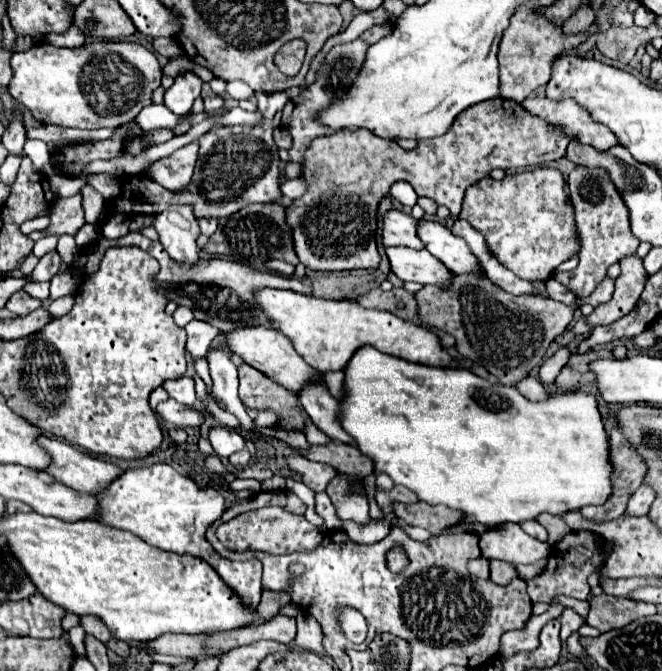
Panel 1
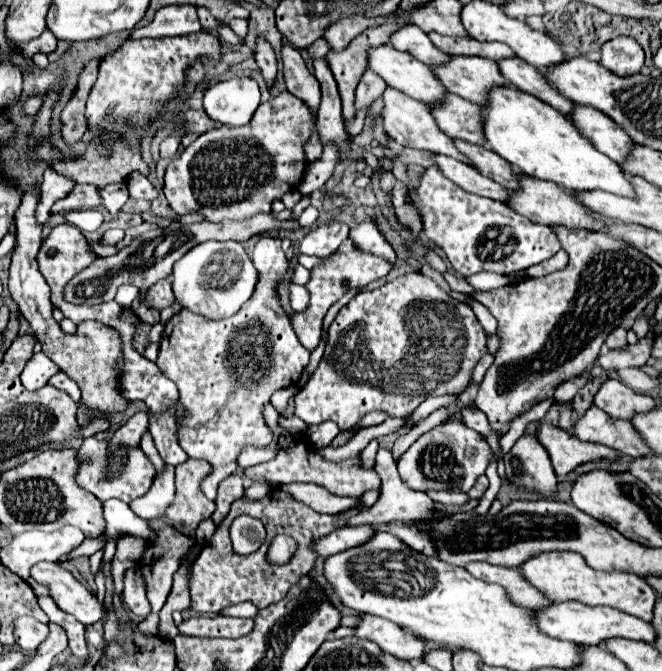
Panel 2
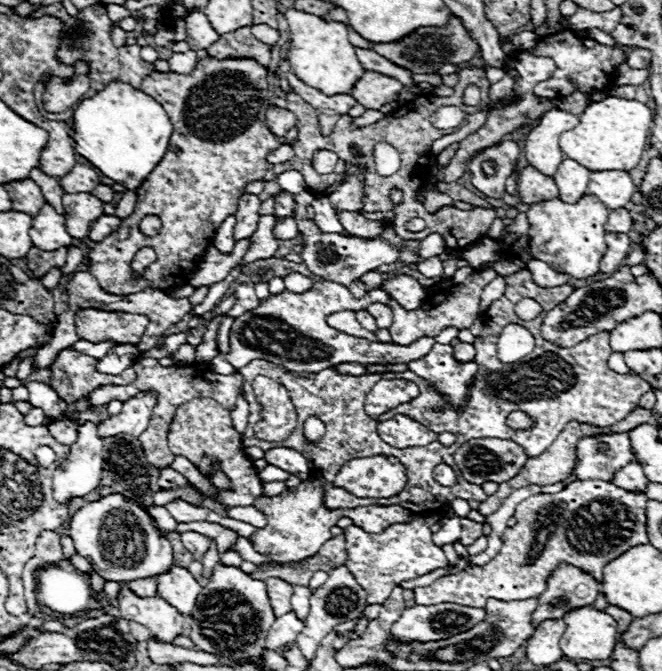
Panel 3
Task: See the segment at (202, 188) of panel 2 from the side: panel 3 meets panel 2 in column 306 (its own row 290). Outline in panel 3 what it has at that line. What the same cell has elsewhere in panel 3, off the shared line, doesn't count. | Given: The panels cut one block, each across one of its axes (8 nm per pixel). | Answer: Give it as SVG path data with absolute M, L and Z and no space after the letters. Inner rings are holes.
M206 56L198 60L192 74L152 72L142 80L140 90L166 108L174 130L164 160L154 168L152 176L148 176L148 180L144 180L144 184L136 190L134 212L124 218L124 224L118 232L114 232L112 236L108 236L108 240L102 240L100 244L96 244L96 248L88 252L90 274L96 276L100 286L112 294L132 294L140 292L140 288L146 286L168 290L176 284L186 284L190 274L198 266L196 260L212 244L212 234L218 230L226 216L236 212L238 200L244 194L244 186L252 180L262 180L264 172L268 170L266 156L280 146L276 136L266 126L266 112L270 108L268 68L252 58L216 60L212 56ZM150 214L162 220L162 228L156 236L146 236L140 232L142 218ZM144 246L156 250L156 260L144 270L140 278L136 278L130 264L134 260L134 254Z

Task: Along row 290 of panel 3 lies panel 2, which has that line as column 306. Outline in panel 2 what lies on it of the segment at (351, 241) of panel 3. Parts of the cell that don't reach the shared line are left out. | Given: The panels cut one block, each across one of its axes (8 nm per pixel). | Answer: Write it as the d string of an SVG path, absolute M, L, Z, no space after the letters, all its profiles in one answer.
M260 236L254 246L252 262L260 272L260 282L254 296L234 314L222 320L206 320L206 316L192 316L184 308L174 314L162 332L156 366L170 378L180 390L180 404L184 406L186 420L178 420L178 444L188 458L206 460L212 466L210 476L202 480L202 492L206 498L216 498L218 484L236 472L238 454L244 446L268 446L272 442L272 430L266 426L262 416L262 404L270 400L276 390L288 388L298 382L302 370L308 366L310 352L298 342L288 314L280 308L276 286L286 274L286 256L282 252L282 240L278 236Z

